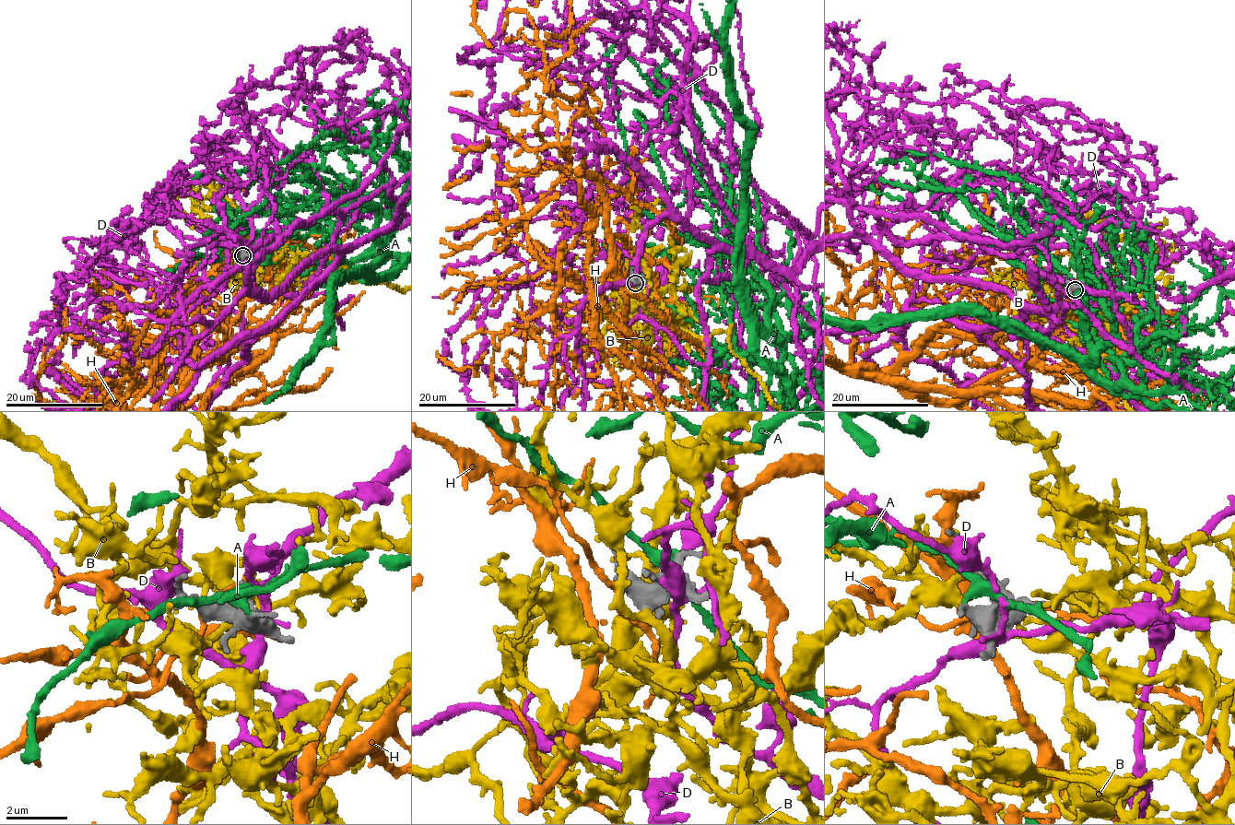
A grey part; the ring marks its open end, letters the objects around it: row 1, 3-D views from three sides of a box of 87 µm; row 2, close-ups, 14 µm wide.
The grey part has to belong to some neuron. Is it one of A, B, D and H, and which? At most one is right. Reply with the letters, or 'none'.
B

